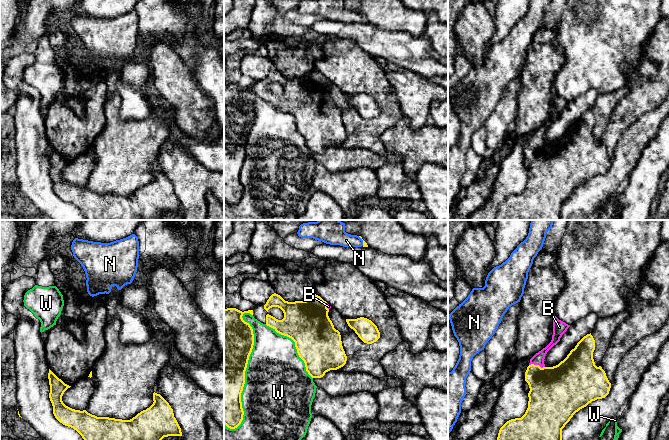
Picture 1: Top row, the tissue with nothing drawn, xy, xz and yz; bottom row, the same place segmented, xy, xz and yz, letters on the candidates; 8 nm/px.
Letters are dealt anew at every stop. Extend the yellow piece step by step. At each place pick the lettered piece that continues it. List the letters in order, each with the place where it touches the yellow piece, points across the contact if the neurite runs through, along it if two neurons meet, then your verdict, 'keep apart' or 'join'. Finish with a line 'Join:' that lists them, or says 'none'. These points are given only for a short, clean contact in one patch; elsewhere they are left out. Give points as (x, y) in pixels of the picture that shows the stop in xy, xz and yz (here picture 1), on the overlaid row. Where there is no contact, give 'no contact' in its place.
B: yz (537, 365) | across yz (554, 391), (537, 374), (537, 365), (538, 359) | join
N: xz (363, 241) | keep apart
W: xz (245, 370) | keep apart
Join: B

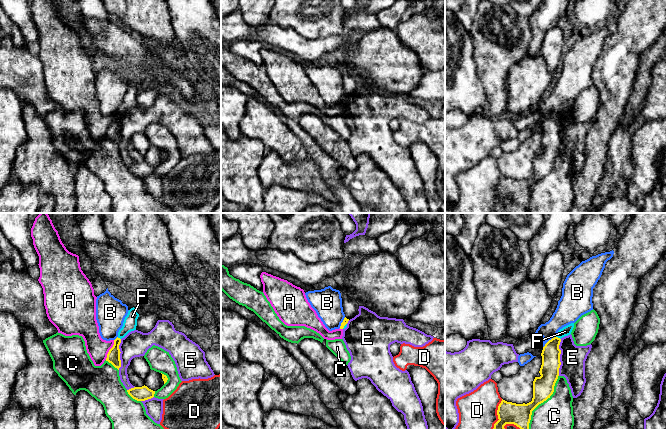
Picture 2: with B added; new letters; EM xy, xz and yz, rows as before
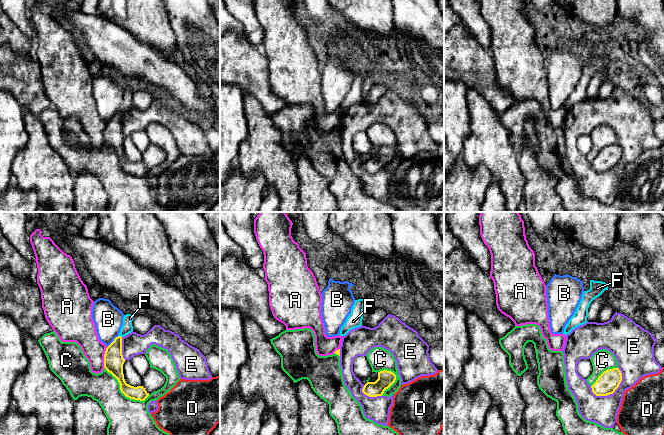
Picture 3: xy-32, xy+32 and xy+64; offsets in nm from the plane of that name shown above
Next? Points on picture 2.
A: xy (109, 350) | keep apart
B: yz (548, 341) | keep apart
C: yz (542, 402) | keep apart
D: yz (497, 414) | keep apart
E: yz (559, 357) | keep apart
F: yz (557, 337) | along yz (556, 336), (560, 339) | keep apart
Join: none

